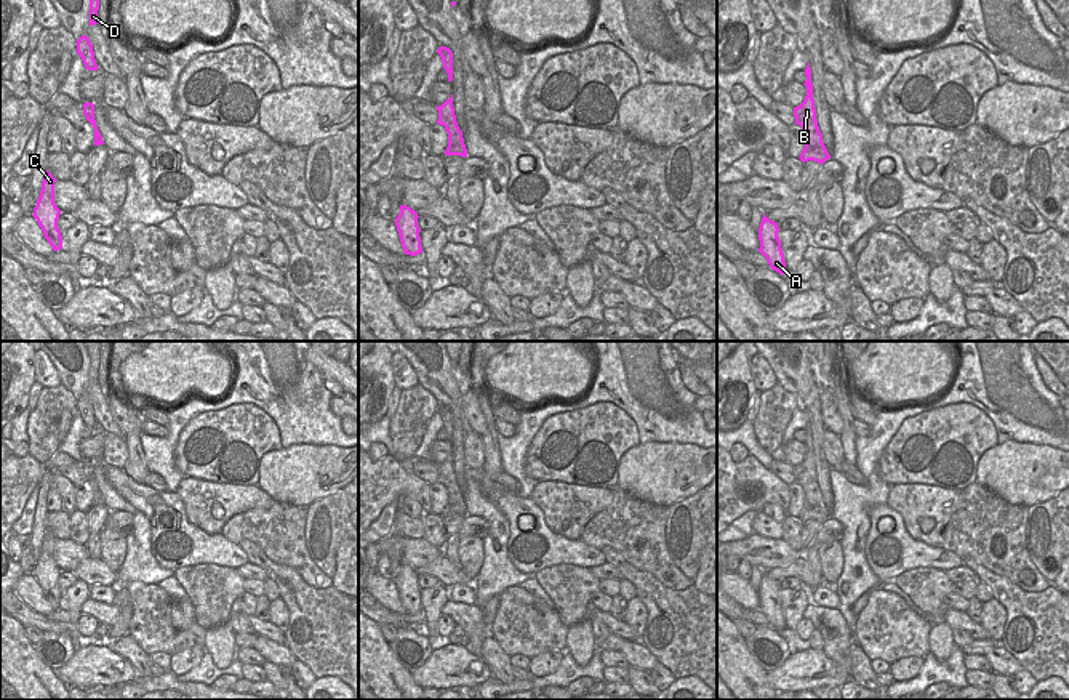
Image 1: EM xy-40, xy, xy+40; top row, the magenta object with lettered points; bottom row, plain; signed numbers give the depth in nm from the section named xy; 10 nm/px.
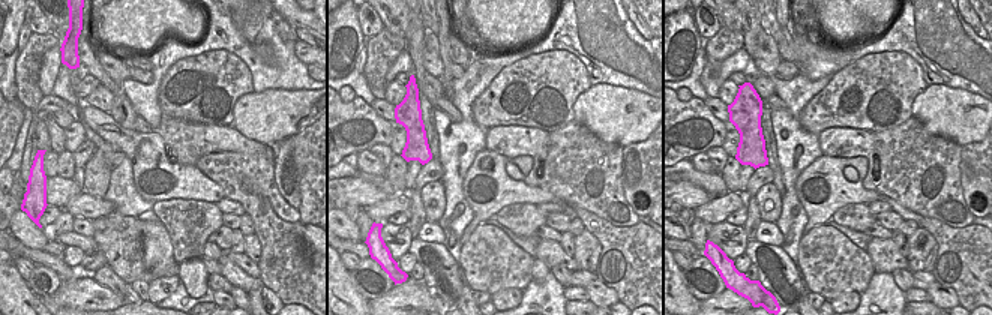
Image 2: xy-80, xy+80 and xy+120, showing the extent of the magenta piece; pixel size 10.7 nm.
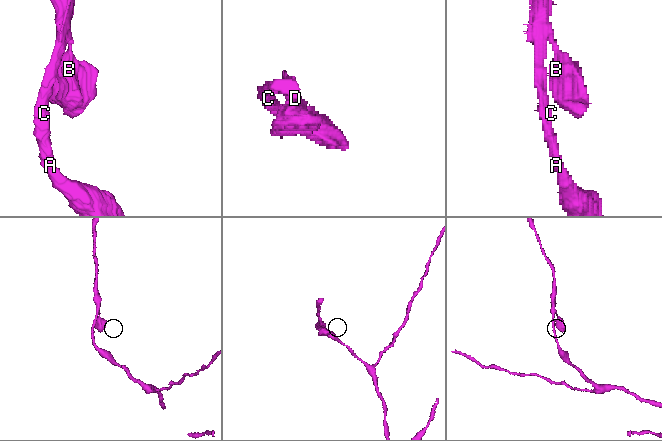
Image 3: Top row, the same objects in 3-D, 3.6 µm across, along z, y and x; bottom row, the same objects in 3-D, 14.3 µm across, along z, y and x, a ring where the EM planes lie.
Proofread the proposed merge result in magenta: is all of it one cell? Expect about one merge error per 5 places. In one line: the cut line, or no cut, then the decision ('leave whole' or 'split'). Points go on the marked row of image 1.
cut none; leave whole

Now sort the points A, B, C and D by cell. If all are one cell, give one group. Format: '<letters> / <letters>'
A B C D

